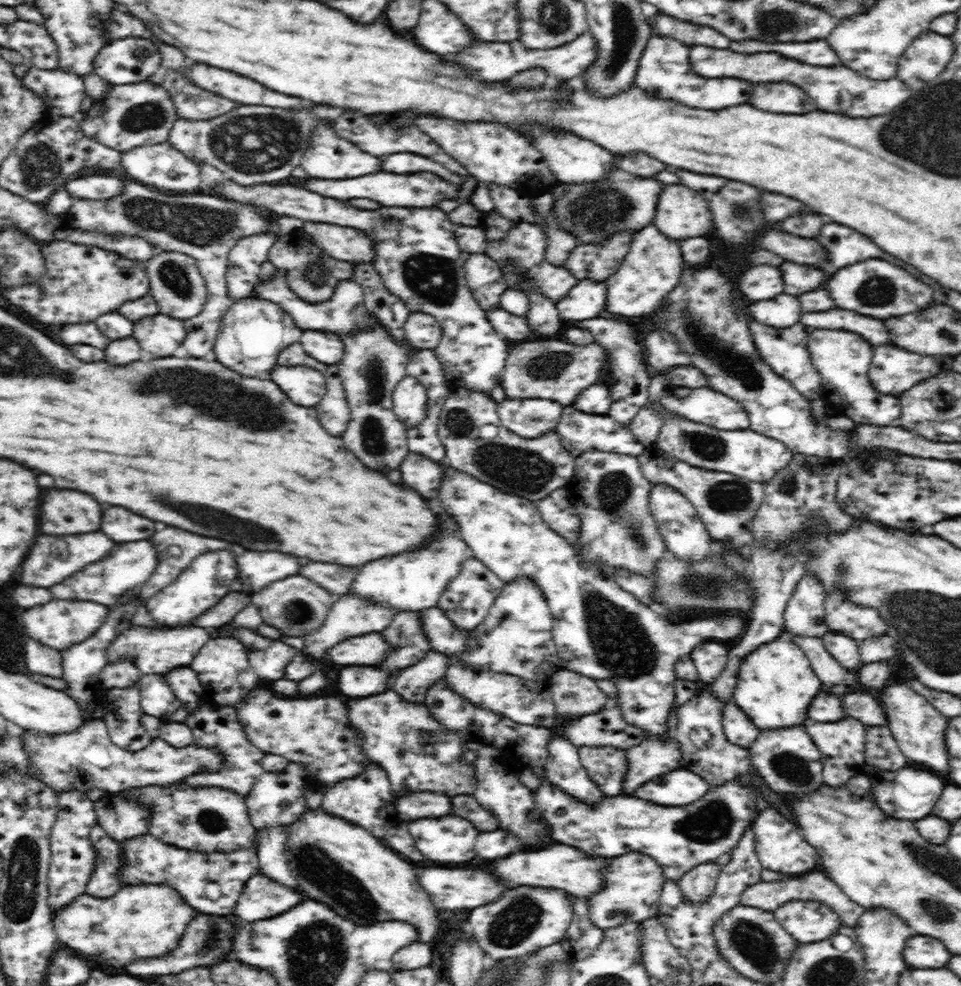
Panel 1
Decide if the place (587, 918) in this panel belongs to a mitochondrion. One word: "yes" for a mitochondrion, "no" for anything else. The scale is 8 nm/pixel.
no

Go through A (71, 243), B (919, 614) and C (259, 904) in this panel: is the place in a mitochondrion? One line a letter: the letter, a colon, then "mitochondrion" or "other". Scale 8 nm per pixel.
A: other
B: mitochondrion
C: other

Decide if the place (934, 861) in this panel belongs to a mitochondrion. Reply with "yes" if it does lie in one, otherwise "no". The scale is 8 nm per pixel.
yes

